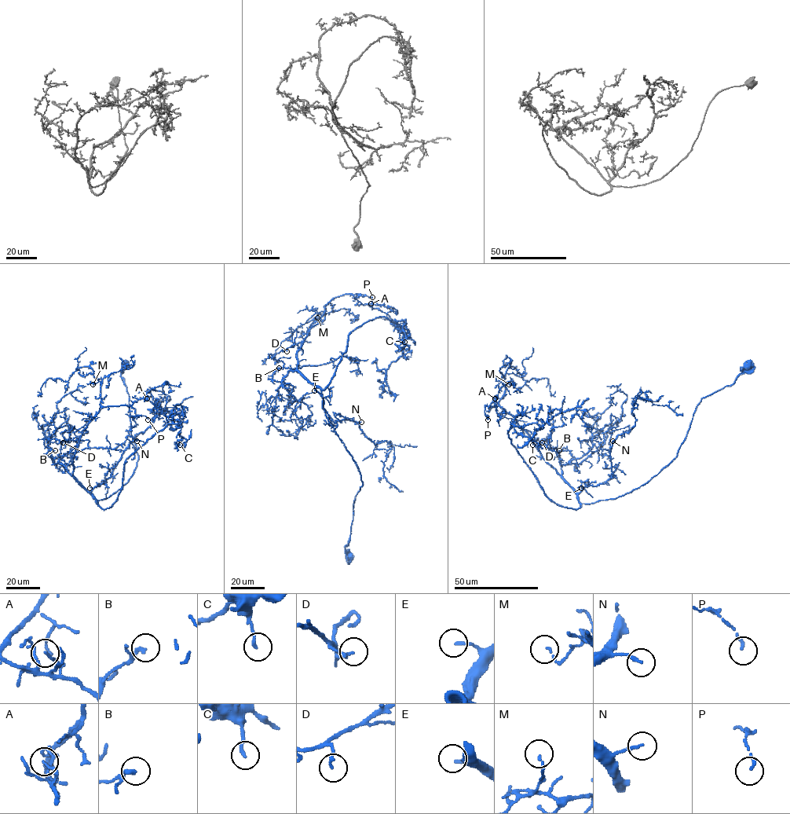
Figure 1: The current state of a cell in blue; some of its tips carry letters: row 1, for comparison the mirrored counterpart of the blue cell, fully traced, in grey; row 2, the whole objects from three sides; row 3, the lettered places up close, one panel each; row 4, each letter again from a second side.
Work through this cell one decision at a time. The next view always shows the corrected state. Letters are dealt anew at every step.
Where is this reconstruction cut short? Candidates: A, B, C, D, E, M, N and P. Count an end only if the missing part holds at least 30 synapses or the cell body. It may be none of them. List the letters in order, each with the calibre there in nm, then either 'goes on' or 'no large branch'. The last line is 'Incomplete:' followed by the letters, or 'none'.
A: 110 nm thick; no large branch
B: 130 nm thick; no large branch
C: 150 nm thick; no large branch
D: 140 nm thick; no large branch
E: 160 nm thick; goes on
M: 100 nm thick; no large branch
N: 140 nm thick; no large branch
P: 140 nm thick; no large branch
Incomplete: E

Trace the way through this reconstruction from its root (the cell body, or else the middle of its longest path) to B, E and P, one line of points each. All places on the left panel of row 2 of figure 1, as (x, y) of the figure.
B: (126, 364), (121, 377), (138, 456), (129, 481), (97, 504), (47, 453), (55, 450)
E: (126, 364), (121, 377), (129, 395), (137, 467), (125, 485), (98, 504), (89, 488)
P: (126, 364), (138, 460), (97, 504), (73, 475), (82, 432), (101, 405), (128, 405), (148, 419)

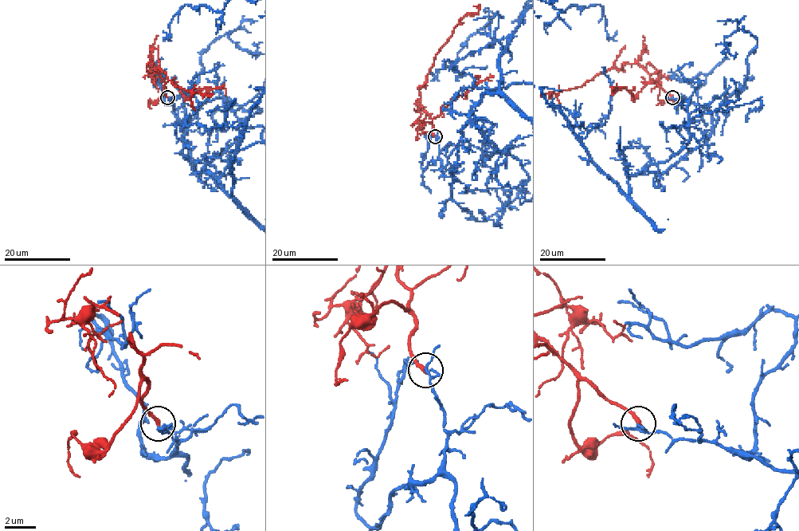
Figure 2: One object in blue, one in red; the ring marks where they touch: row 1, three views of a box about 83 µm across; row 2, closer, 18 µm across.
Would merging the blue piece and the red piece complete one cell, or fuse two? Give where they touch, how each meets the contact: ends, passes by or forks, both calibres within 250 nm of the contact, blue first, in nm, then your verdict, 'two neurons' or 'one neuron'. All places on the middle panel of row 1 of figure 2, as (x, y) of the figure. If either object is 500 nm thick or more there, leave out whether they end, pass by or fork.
place (435, 136); blue passes by; red ends; calibres 170 and 280 nm; two neurons

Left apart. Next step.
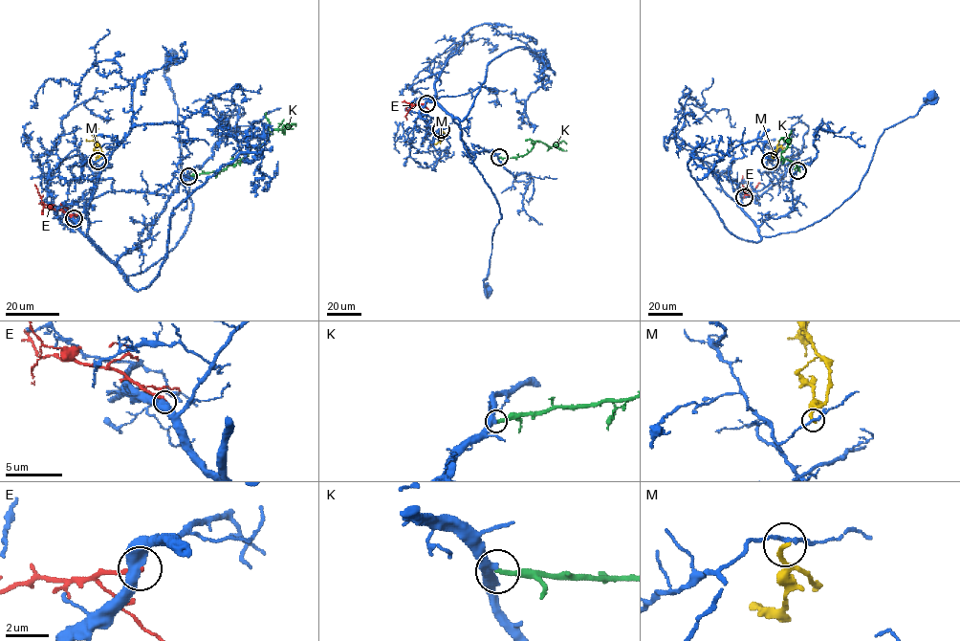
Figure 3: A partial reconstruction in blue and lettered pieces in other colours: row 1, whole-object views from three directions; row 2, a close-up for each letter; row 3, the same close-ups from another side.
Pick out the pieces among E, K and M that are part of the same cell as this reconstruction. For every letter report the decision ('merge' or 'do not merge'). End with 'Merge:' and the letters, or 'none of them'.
E: do not merge
K: merge
M: do not merge
Merge: K

